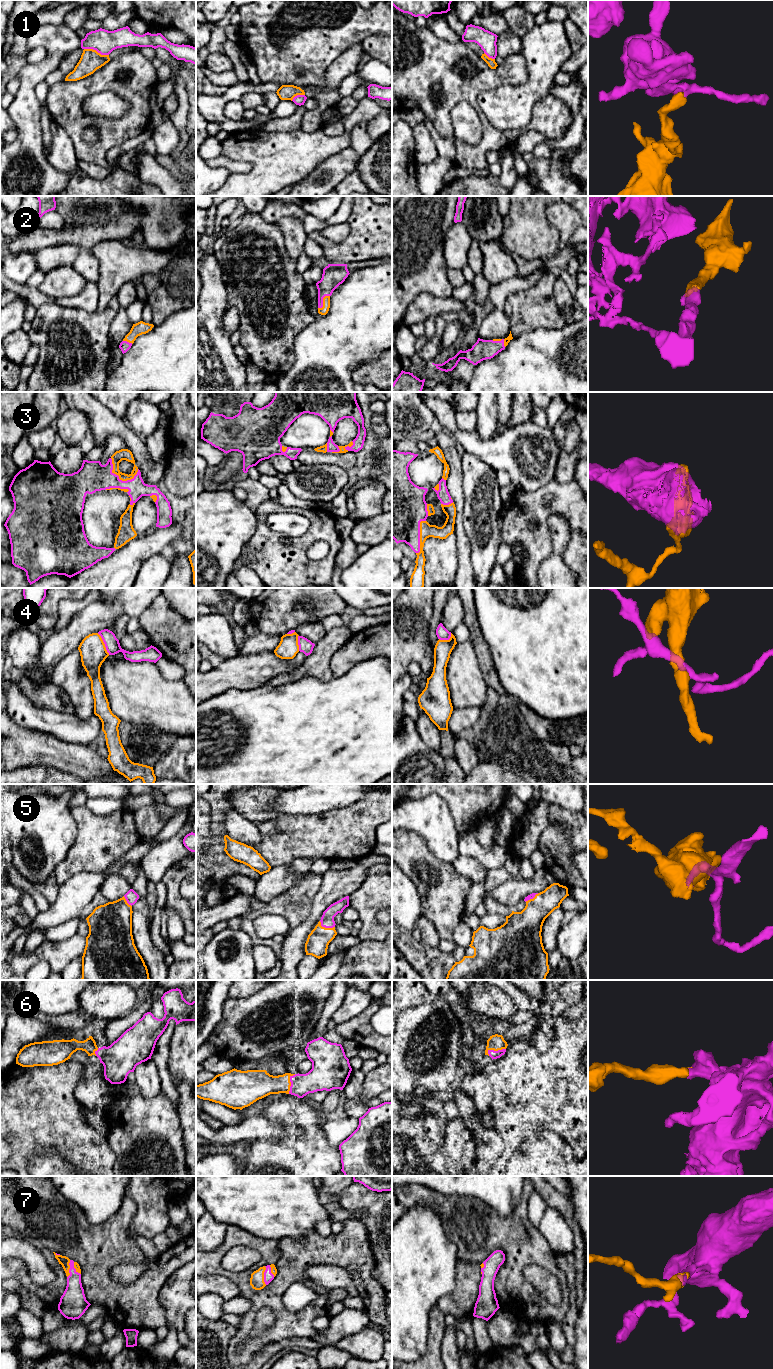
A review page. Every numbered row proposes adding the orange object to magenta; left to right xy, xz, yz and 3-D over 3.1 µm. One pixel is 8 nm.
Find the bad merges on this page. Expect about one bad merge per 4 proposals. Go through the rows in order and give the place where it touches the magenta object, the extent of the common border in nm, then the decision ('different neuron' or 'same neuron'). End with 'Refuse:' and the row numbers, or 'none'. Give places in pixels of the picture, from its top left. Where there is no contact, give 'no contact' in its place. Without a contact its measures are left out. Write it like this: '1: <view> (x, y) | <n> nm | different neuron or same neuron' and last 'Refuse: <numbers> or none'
1: xy (96, 50) | 200 nm | different neuron
2: xz (322, 301) | 140 nm | same neuron
3: xy (118, 477) | 260 nm | same neuron
4: xy (104, 643) | 200 nm | different neuron
5: xz (326, 927) | 140 nm | same neuron
6: yz (495, 1051) | 160 nm | same neuron
7: xz (264, 1275) | 150 nm | same neuron
Refuse: 1, 4

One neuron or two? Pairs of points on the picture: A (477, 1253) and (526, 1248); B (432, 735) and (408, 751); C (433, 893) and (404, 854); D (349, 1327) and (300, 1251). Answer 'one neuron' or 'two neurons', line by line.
A: one neuron
B: two neurons
C: one neuron
D: two neurons

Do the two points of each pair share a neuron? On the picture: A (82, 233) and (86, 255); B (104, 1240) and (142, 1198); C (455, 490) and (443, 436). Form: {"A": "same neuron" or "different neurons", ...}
{"A": "different neurons", "B": "different neurons", "C": "same neuron"}

